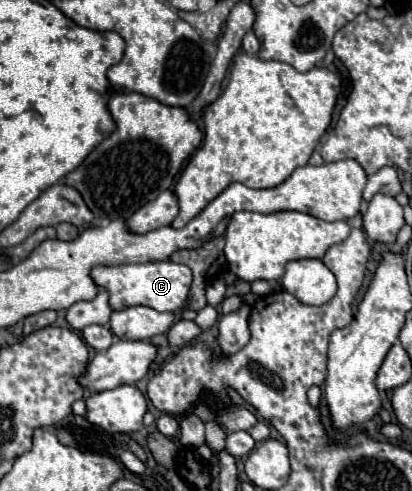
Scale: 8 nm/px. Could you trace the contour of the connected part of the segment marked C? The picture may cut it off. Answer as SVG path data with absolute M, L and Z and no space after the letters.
M152 261L138 265L118 265L118 267L94 267L90 277L96 285L108 291L108 303L112 311L122 311L134 305L146 305L156 311L178 311L184 307L190 285L192 271L186 265L172 261Z

